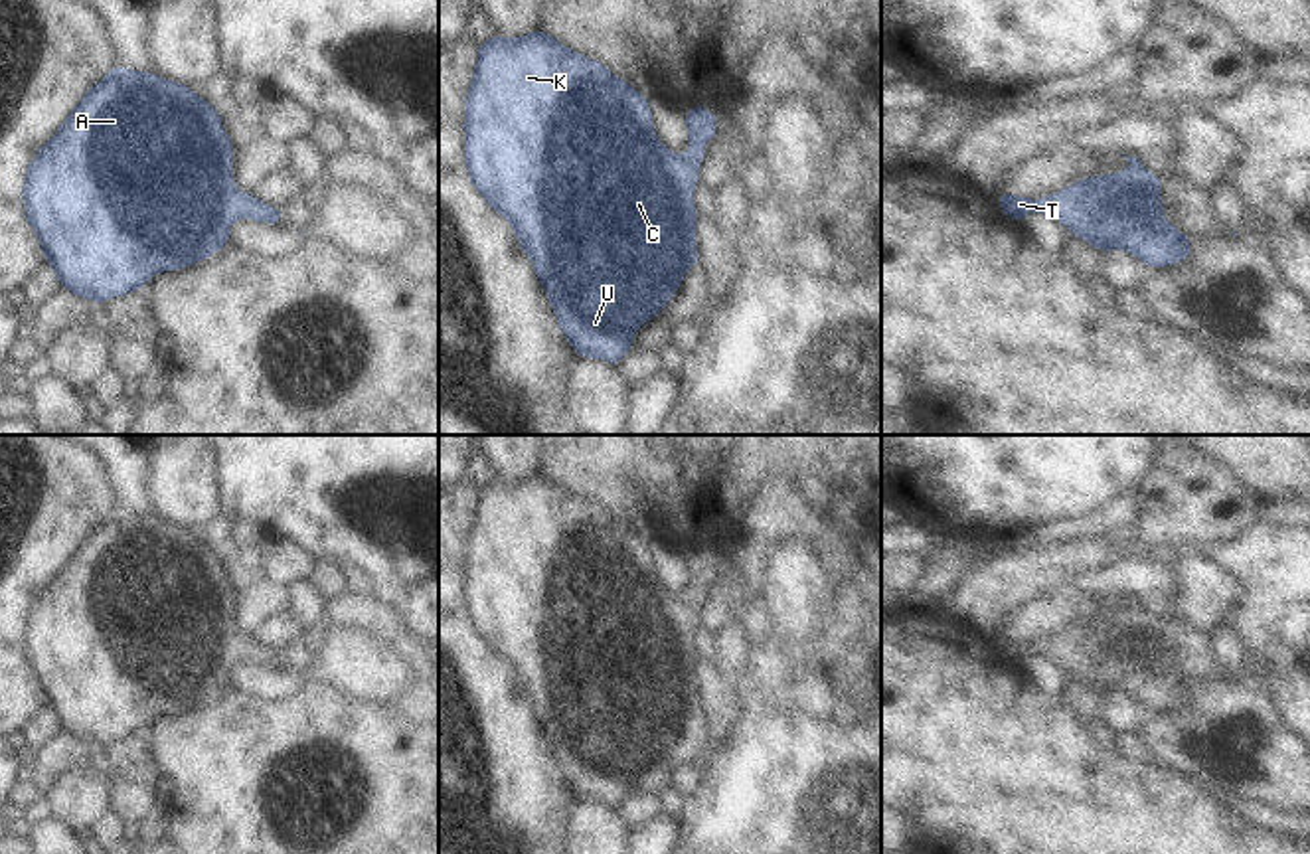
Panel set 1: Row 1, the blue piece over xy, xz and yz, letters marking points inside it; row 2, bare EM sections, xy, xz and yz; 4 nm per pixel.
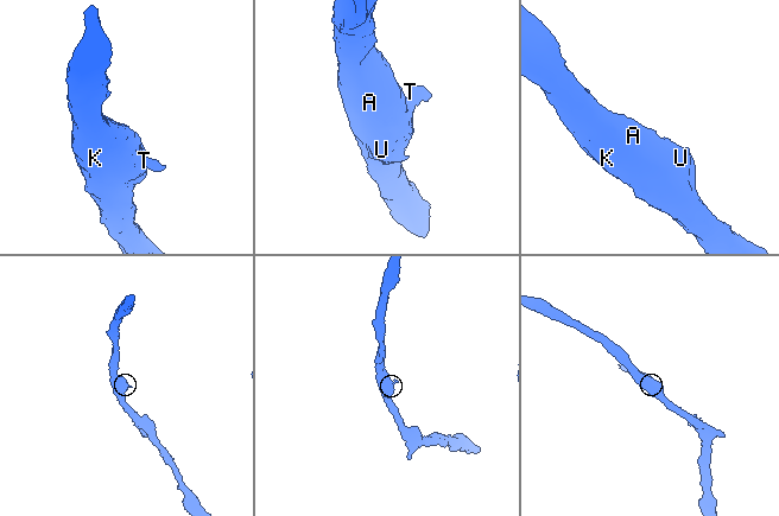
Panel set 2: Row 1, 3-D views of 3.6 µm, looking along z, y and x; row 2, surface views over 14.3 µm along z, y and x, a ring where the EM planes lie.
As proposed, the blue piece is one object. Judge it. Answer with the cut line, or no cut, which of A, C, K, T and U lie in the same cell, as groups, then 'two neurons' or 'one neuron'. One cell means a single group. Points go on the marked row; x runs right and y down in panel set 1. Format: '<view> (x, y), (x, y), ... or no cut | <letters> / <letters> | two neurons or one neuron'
no cut | A C K T U | one neuron

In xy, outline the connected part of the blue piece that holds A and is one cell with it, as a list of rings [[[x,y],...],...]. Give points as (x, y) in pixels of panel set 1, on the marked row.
[[[117,63],[81,97],[30,162],[22,202],[61,289],[69,289],[79,299],[95,299],[97,308],[107,299],[142,291],[156,273],[180,271],[211,257],[219,247],[229,245],[229,223],[239,217],[285,223],[283,210],[235,188],[233,144],[221,128],[219,113],[207,101],[184,83]]]

